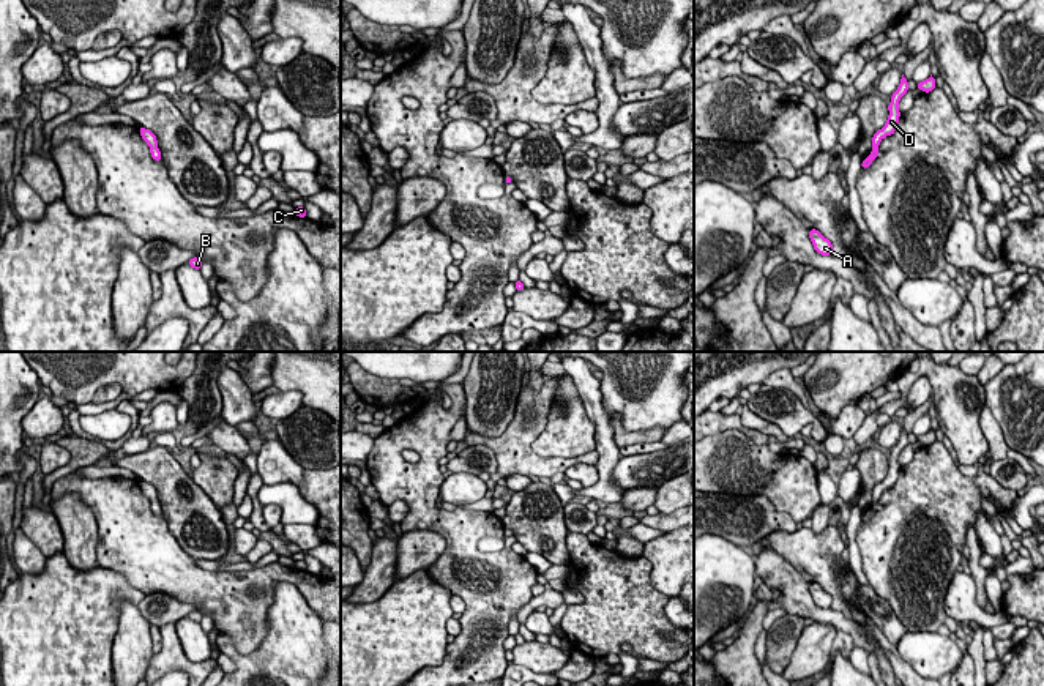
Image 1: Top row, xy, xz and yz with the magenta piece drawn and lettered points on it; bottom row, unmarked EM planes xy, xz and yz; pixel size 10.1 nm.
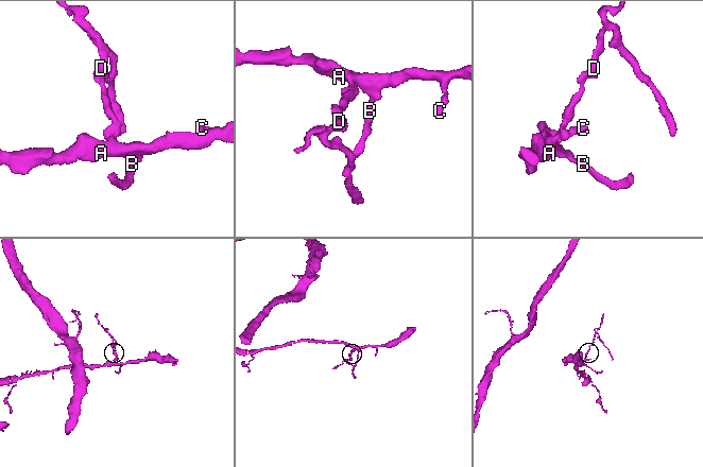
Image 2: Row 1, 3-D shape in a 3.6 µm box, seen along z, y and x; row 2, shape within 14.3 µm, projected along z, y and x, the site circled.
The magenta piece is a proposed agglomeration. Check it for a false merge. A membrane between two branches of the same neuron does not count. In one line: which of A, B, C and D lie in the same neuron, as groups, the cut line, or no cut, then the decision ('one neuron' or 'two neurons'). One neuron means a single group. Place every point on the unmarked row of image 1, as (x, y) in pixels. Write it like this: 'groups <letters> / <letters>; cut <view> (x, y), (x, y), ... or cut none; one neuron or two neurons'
groups A B C D; cut none; one neuron

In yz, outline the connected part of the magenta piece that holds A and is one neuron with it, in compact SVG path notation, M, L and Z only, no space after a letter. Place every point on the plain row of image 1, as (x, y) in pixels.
M811 582L809 583L809 591L814 598L814 602L822 607L822 609L831 609L833 604L833 596L825 591L818 583Z

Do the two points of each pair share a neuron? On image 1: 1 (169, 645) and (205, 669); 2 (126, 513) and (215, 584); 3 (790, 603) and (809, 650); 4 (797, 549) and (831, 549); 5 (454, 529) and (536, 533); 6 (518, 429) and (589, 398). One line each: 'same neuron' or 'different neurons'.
1: same neuron
2: same neuron
3: different neurons
4: same neuron
5: different neurons
6: different neurons

